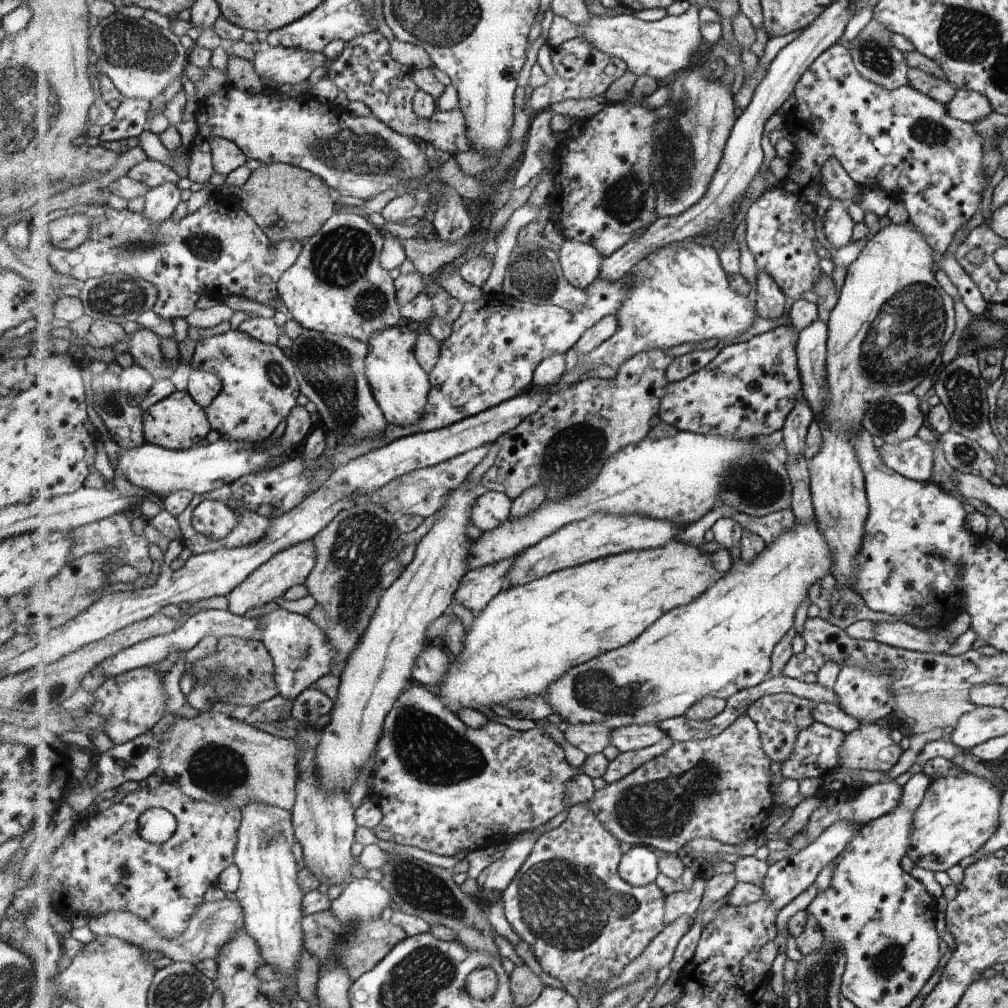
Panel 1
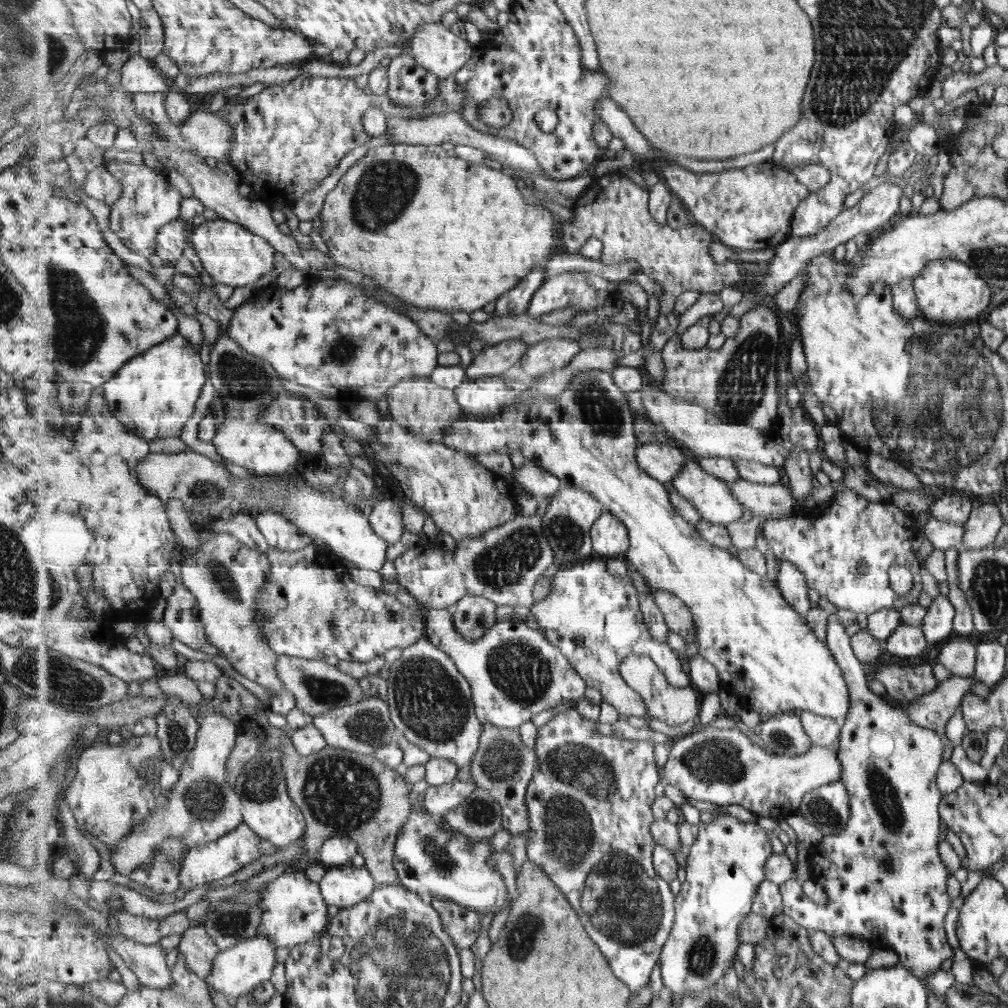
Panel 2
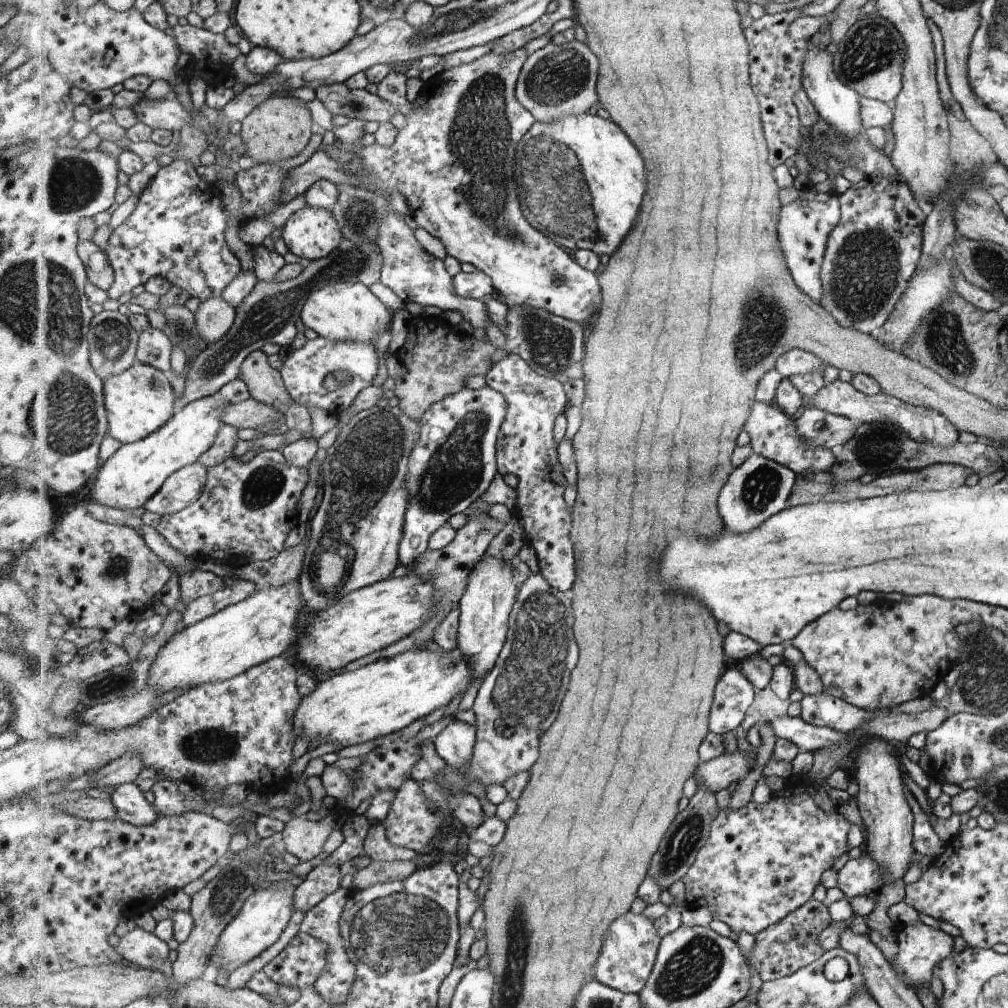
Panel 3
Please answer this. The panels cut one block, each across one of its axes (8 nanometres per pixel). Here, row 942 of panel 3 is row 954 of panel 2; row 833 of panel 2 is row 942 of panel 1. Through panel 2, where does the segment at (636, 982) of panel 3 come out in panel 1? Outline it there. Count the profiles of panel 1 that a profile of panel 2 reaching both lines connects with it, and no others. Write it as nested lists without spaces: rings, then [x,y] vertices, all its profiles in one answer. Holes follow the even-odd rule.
[[[587,803],[576,804],[573,808],[570,808],[563,823],[556,829],[547,831],[547,834],[543,834],[537,840],[532,854],[529,855],[527,862],[521,867],[515,880],[509,885],[509,888],[506,888],[502,892],[502,903],[505,905],[505,914],[508,916],[509,922],[513,925],[515,932],[522,937],[522,940],[529,944],[542,971],[549,976],[557,978],[559,981],[565,981],[567,978],[583,980],[579,981],[579,983],[594,983],[593,980],[601,980],[601,978],[610,978],[609,980],[613,980],[615,976],[621,976],[621,972],[625,972],[625,968],[632,962],[635,962],[651,946],[653,940],[665,930],[665,912],[668,911],[668,895],[655,883],[645,886],[633,886],[630,882],[627,882],[620,873],[623,854],[621,841],[617,840],[617,837],[613,836],[613,833],[609,832],[609,829],[605,828],[604,824],[601,824],[601,821],[591,812],[591,808],[587,806]]]

